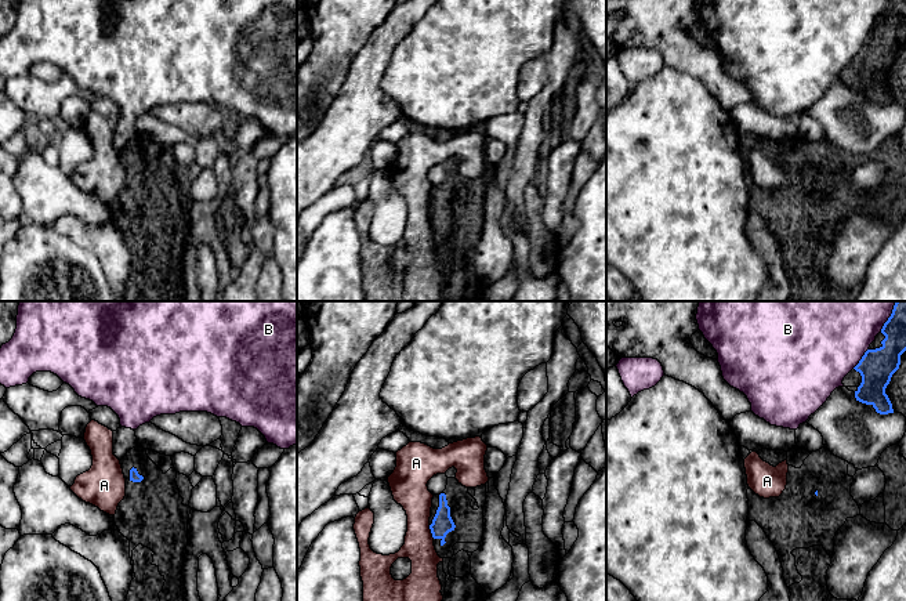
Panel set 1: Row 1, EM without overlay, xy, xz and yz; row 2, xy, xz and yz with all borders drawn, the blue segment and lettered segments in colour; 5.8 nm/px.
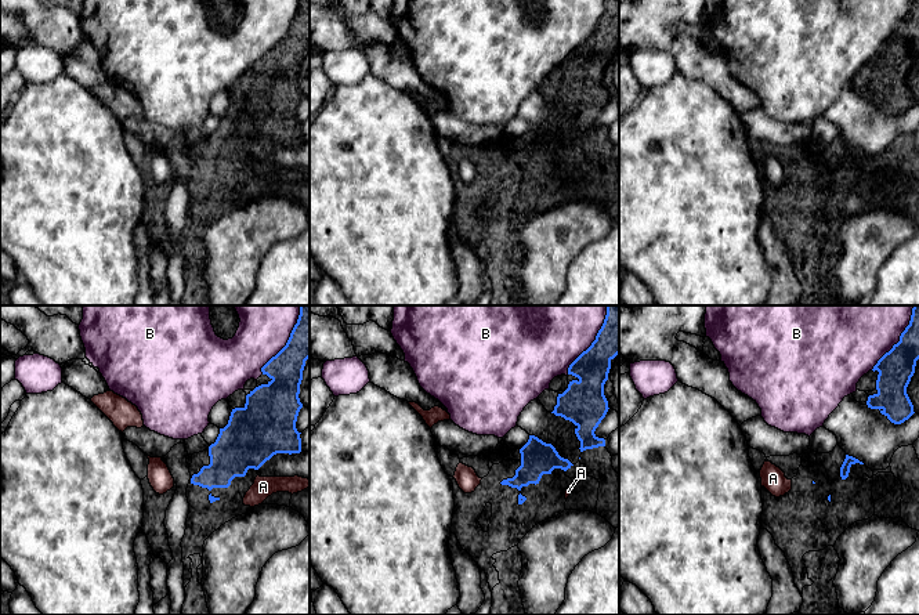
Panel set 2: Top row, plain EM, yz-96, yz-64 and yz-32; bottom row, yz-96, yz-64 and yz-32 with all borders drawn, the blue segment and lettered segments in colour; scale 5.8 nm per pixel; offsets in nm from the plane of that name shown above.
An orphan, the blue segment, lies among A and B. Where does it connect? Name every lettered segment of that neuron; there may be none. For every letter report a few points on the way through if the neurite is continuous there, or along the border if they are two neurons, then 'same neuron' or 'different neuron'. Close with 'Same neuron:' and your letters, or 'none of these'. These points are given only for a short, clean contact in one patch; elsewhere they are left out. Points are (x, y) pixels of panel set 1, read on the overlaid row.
A: different neuron
B: different neuron
Same neuron: none of these

